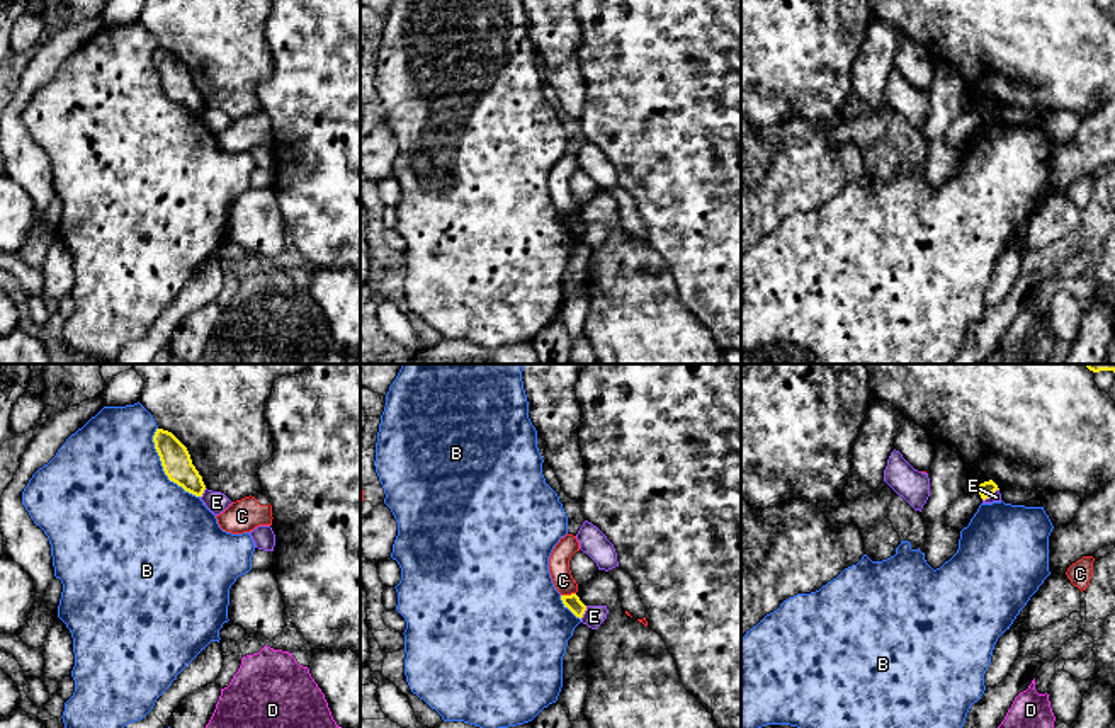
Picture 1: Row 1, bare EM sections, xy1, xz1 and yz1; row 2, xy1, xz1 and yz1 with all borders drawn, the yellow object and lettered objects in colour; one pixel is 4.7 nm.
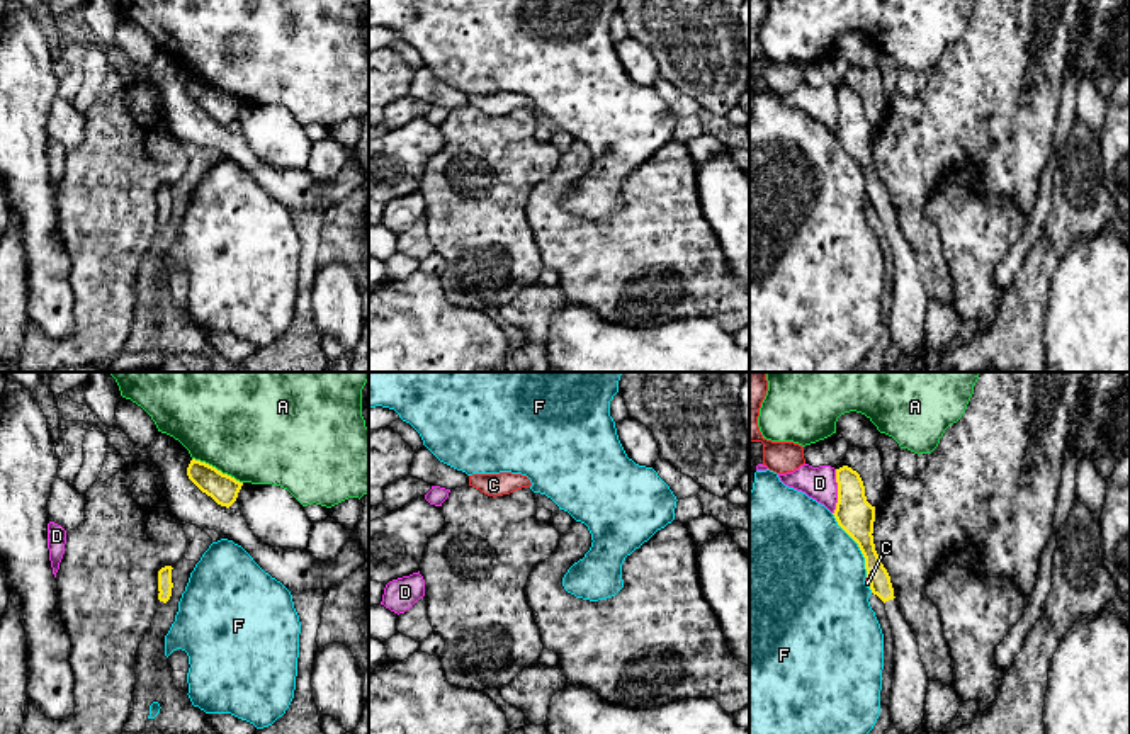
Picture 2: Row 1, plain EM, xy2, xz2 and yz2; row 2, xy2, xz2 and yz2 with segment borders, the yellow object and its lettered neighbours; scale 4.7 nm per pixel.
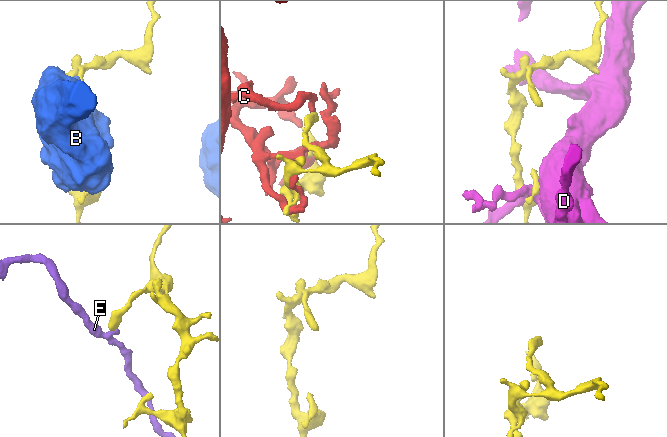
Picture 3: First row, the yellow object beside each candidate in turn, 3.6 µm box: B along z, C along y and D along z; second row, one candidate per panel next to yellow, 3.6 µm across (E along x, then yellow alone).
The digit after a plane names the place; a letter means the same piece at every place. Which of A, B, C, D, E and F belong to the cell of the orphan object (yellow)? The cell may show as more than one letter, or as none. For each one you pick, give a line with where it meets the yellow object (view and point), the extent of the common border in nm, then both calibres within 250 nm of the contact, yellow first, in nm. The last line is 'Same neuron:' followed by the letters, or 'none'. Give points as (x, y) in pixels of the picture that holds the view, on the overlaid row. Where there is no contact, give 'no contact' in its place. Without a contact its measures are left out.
Same neuron: none

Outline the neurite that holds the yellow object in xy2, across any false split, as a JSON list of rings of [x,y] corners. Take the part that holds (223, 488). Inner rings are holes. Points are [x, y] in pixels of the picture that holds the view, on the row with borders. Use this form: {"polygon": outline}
{"polygon": [[[192,459],[187,467],[189,479],[218,505],[229,508],[243,486],[234,477],[223,474],[216,467]]]}

